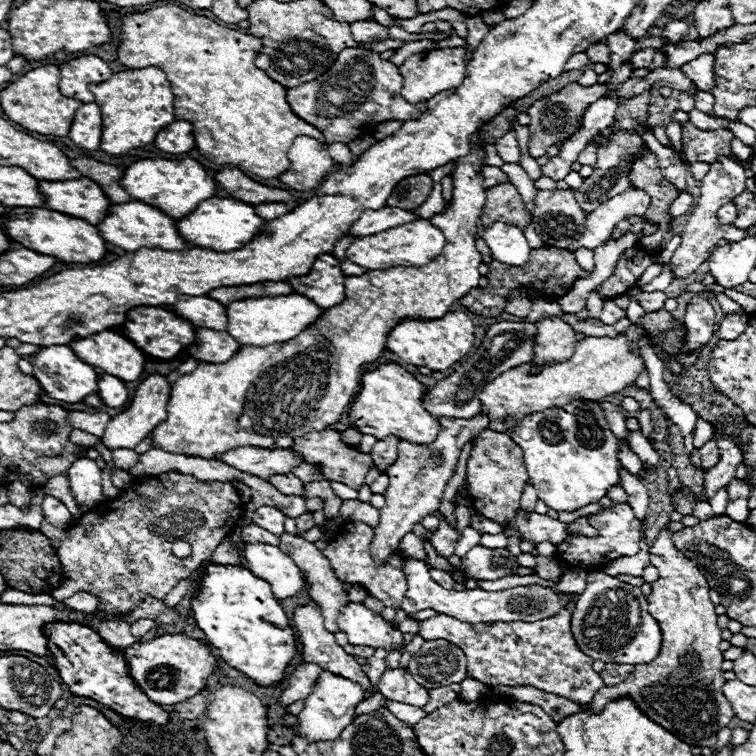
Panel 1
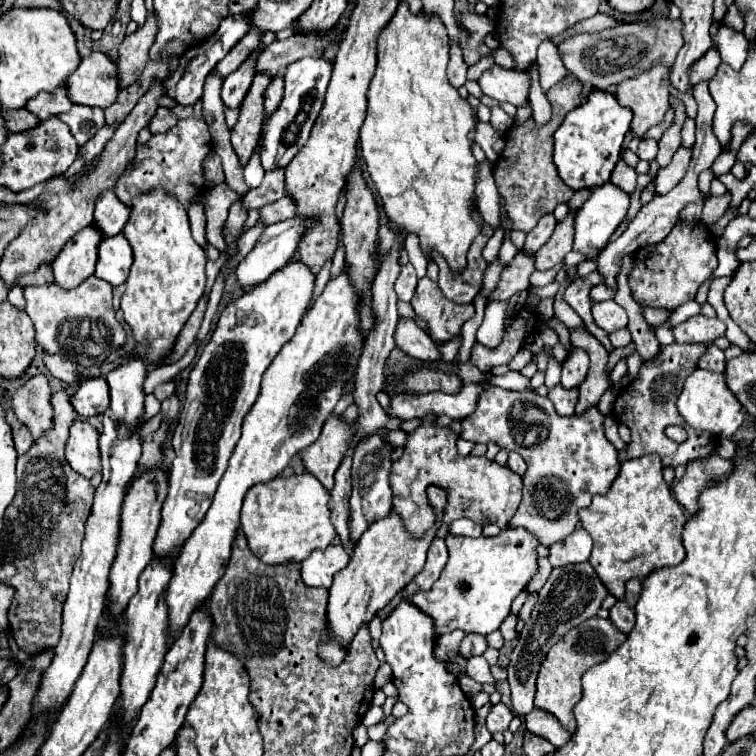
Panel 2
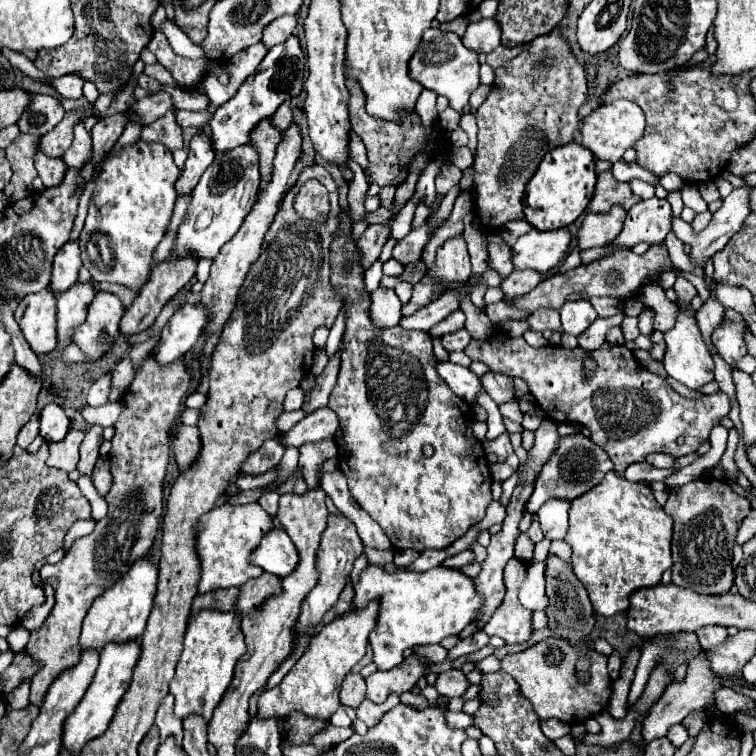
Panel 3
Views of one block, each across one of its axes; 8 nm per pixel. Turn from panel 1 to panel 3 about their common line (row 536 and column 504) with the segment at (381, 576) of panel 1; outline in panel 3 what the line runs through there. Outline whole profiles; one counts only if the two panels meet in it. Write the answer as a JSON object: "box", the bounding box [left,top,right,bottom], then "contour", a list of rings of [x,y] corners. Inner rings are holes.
{"box":[464,332,732,474],"contour":[[[494,332],[494,336],[486,340],[470,340],[468,348],[464,350],[472,360],[484,362],[490,370],[508,374],[512,378],[522,378],[528,384],[530,394],[536,400],[536,406],[544,412],[544,418],[550,418],[558,424],[562,422],[574,422],[590,430],[590,438],[594,444],[604,448],[608,452],[610,460],[614,462],[614,470],[618,474],[624,474],[628,464],[632,462],[642,462],[648,454],[652,452],[662,452],[670,454],[674,458],[692,454],[702,442],[708,440],[710,430],[720,424],[724,416],[728,416],[732,404],[730,398],[724,392],[710,394],[710,398],[684,398],[678,392],[674,392],[660,376],[644,370],[638,360],[634,358],[632,350],[626,346],[612,346],[604,344],[600,350],[588,354],[580,348],[566,350],[562,346],[542,346],[542,348],[532,348],[526,344],[524,338],[510,338],[500,332]],[[592,358],[596,362],[596,368],[584,376],[580,370],[580,360]],[[676,438],[684,438],[684,444],[676,444]]]}

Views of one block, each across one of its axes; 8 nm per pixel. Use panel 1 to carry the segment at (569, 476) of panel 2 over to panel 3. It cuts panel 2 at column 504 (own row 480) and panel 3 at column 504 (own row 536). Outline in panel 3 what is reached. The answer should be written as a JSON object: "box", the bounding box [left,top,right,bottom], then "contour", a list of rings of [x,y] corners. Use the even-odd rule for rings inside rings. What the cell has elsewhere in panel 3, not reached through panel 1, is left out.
{"box":[482,370,514,404],"contour":[[[490,370],[482,376],[482,386],[496,404],[514,400],[514,380],[506,374],[498,374]]]}

